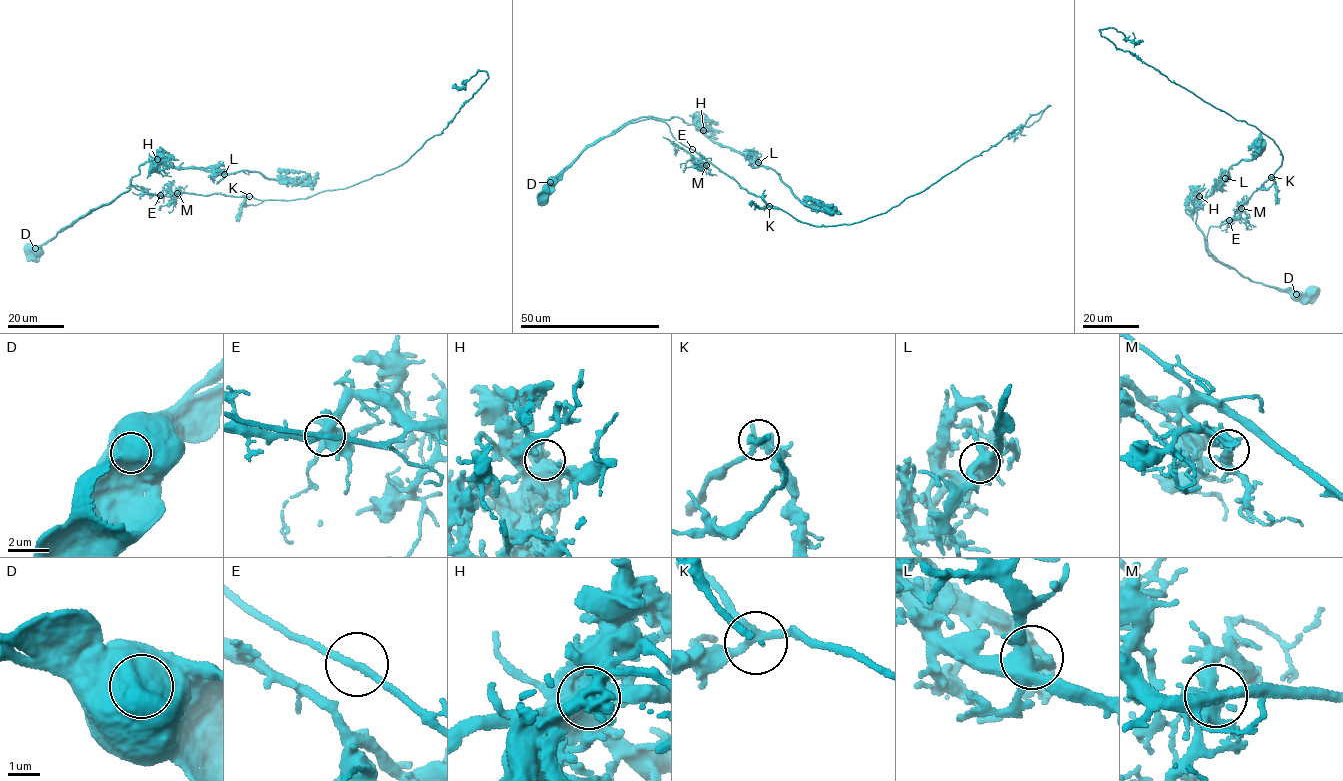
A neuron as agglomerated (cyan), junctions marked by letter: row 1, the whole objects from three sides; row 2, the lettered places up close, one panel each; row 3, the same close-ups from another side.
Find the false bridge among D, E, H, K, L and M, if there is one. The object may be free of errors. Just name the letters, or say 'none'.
D

